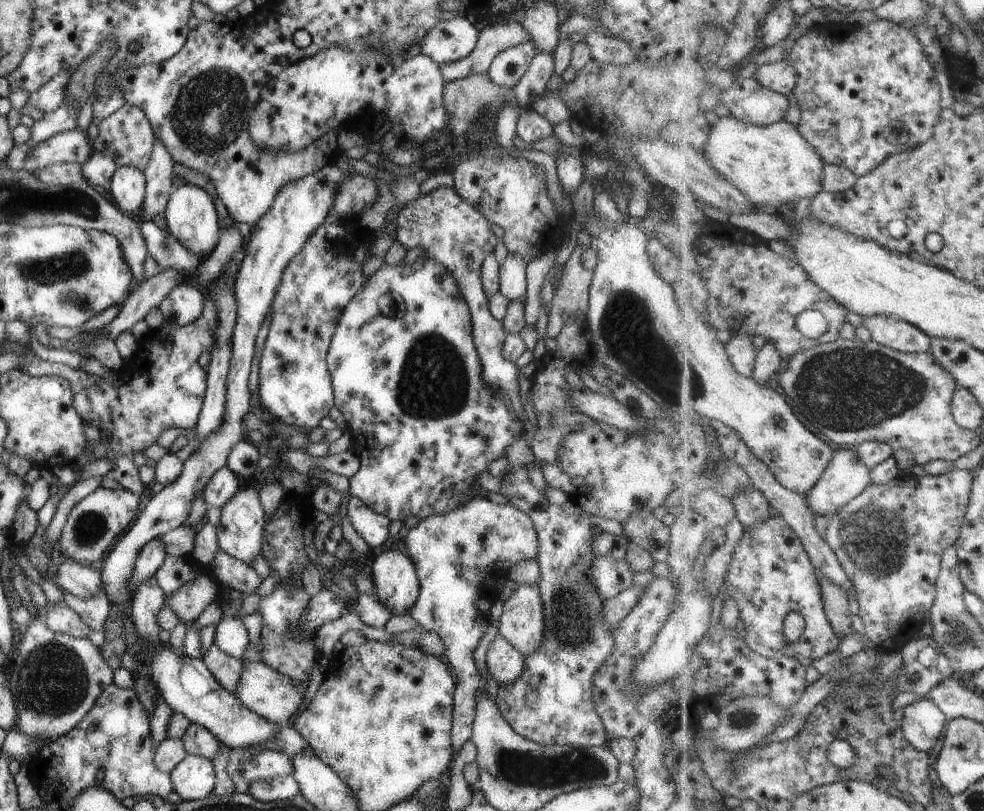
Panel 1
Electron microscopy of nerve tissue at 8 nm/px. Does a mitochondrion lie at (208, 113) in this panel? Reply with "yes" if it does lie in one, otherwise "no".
yes

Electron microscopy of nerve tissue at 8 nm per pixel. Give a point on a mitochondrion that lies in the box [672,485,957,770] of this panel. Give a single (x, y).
(872, 536)

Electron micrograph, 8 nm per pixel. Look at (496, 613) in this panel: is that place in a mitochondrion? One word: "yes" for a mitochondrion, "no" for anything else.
no

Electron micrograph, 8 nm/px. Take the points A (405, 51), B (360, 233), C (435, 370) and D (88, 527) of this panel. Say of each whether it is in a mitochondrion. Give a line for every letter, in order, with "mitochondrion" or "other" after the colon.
A: other
B: other
C: mitochondrion
D: mitochondrion

